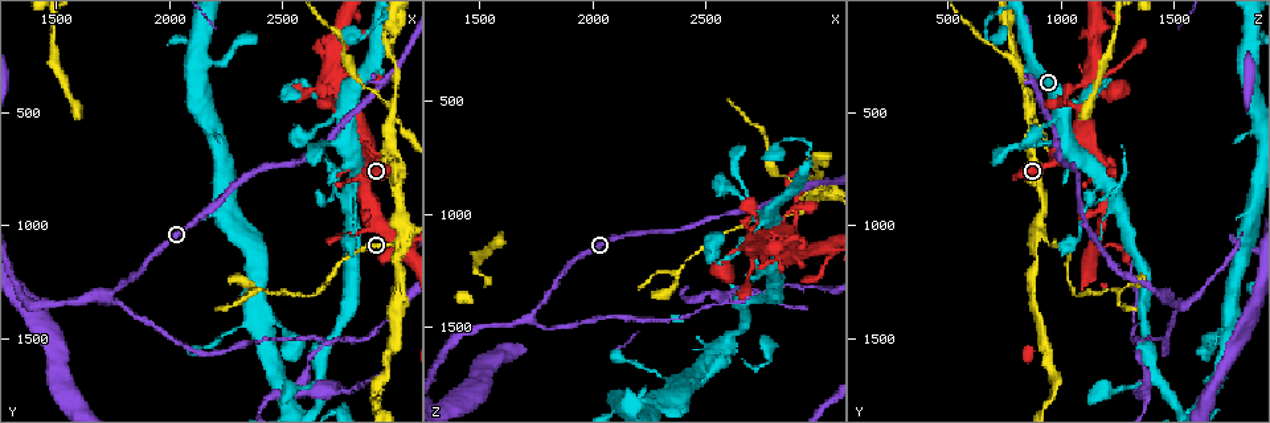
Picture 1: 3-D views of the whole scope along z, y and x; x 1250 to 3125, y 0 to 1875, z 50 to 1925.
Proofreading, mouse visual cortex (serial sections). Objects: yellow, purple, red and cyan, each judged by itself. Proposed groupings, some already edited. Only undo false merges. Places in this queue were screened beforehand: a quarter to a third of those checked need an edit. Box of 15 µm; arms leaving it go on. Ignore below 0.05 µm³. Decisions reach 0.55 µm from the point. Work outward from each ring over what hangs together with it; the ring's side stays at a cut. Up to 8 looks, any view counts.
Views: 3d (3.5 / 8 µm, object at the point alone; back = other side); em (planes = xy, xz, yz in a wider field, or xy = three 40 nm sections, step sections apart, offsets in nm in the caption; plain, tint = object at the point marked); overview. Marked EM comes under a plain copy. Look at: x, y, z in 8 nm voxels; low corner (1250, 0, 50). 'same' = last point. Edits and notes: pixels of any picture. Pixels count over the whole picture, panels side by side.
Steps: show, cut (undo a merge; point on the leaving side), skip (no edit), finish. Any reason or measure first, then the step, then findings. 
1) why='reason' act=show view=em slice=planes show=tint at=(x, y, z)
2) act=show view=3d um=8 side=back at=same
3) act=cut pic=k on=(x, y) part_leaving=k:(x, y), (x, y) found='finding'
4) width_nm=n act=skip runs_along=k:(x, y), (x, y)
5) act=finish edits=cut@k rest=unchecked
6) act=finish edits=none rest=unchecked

why='four or more arms meet' act=show view=3d um=3.5 at=(2690, 340, 1170)

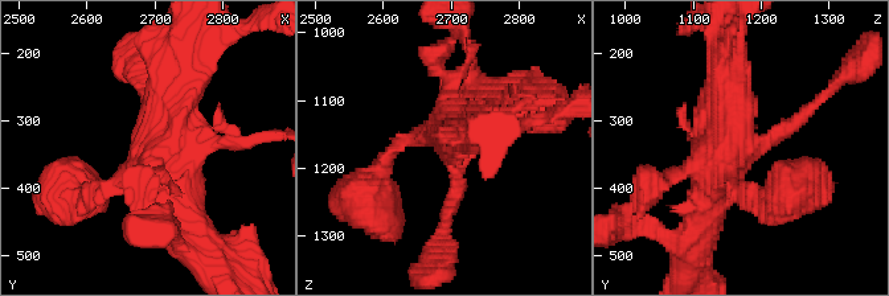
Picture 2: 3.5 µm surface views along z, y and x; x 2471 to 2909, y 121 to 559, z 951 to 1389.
act=skip runs_along=2:(701, 233), (729, 118), (729, 66) found='one cell here'

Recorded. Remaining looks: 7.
why='sharp bend' act=show view=3d um=3.5 at=(3010, 1050, 910)

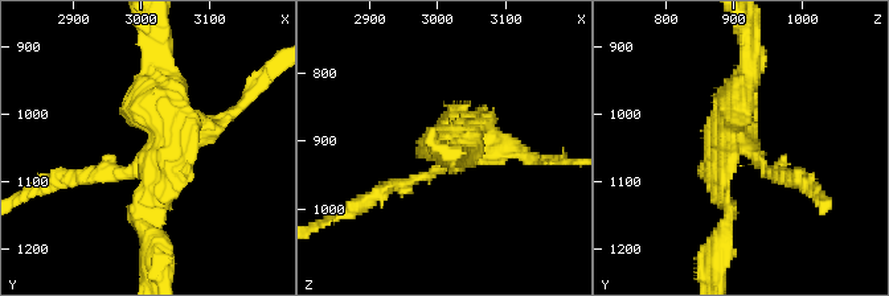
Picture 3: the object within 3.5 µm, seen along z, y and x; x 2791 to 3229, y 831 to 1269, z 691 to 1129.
why='need the tissue' act=show view=em slice=xy step=5 show=tint at=(3025, 1050, 915)

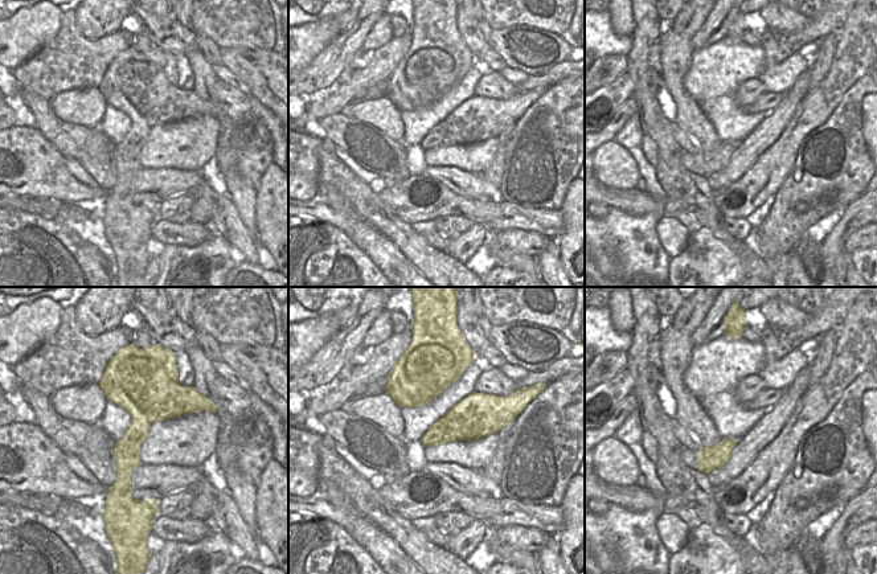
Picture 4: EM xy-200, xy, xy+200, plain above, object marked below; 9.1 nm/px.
width_nm=320 act=cut pic=3 on=(737, 103) part_leaving=3:(164, 116), (156, 97), (156, 36) found='two cells meet here'

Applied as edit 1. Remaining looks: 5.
why='redraw' act=show view=overview

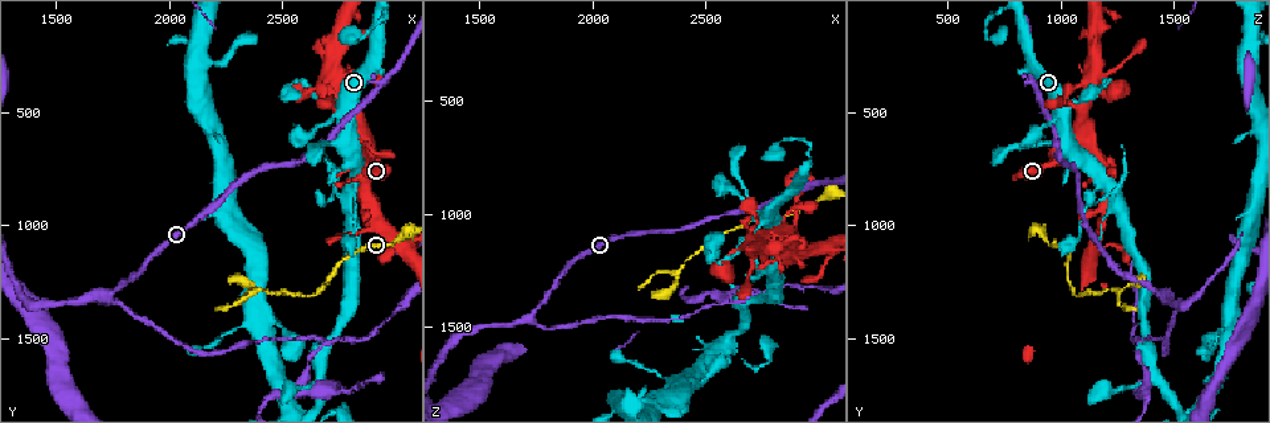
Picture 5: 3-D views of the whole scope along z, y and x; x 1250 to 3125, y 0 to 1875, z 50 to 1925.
why='small branch off a trunk' act=show view=3d um=3.5 at=(3050, 1100, 1150)

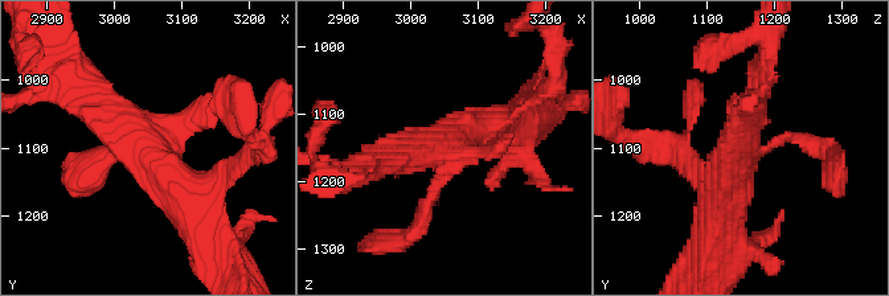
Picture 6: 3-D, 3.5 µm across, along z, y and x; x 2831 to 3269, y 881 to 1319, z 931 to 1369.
act=show view=em slice=planes show=tint at=(3035, 1095, 1150)

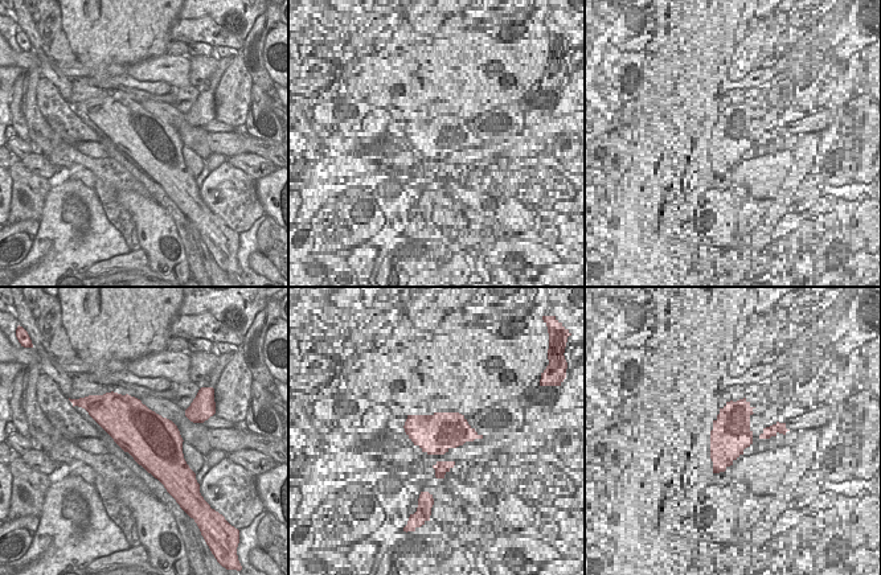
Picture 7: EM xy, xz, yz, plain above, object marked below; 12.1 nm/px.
arm_widths_nm=150,150,350,500 act=skip runs_along=6:(73, 87), (105, 111), (195, 209) found='continuous, no second cell'

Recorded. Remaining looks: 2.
act=finish edits=cut@3 rest=unchecked

